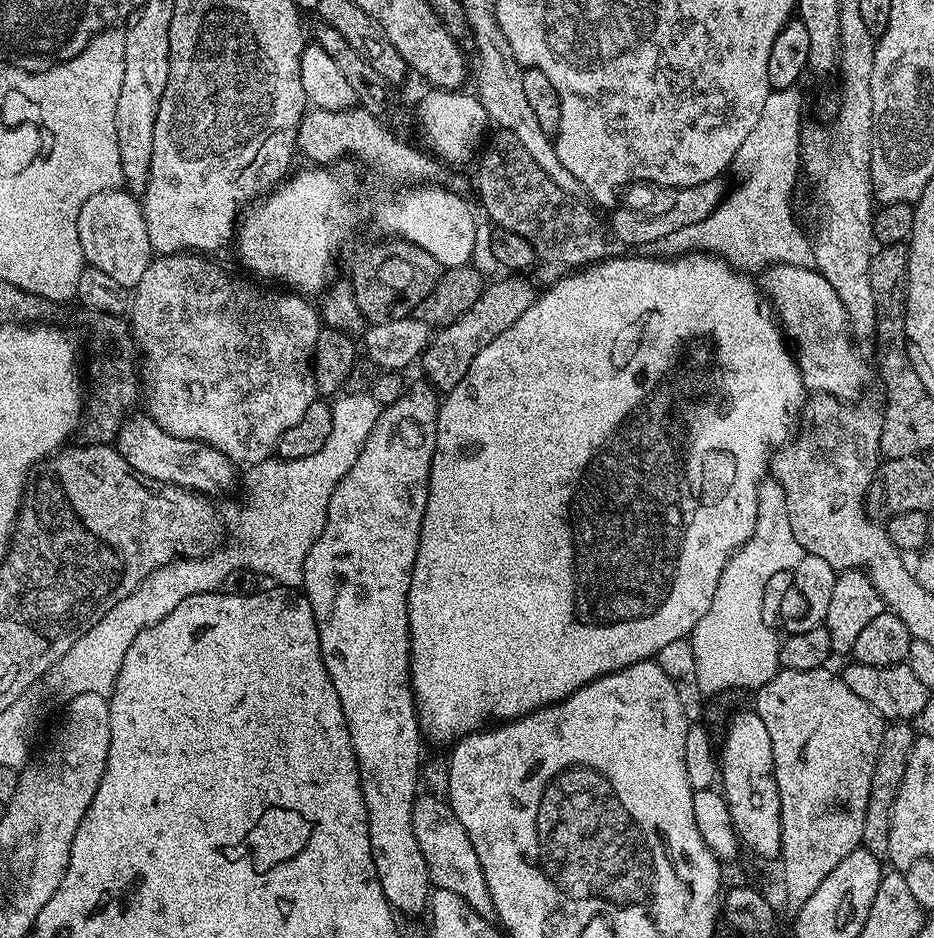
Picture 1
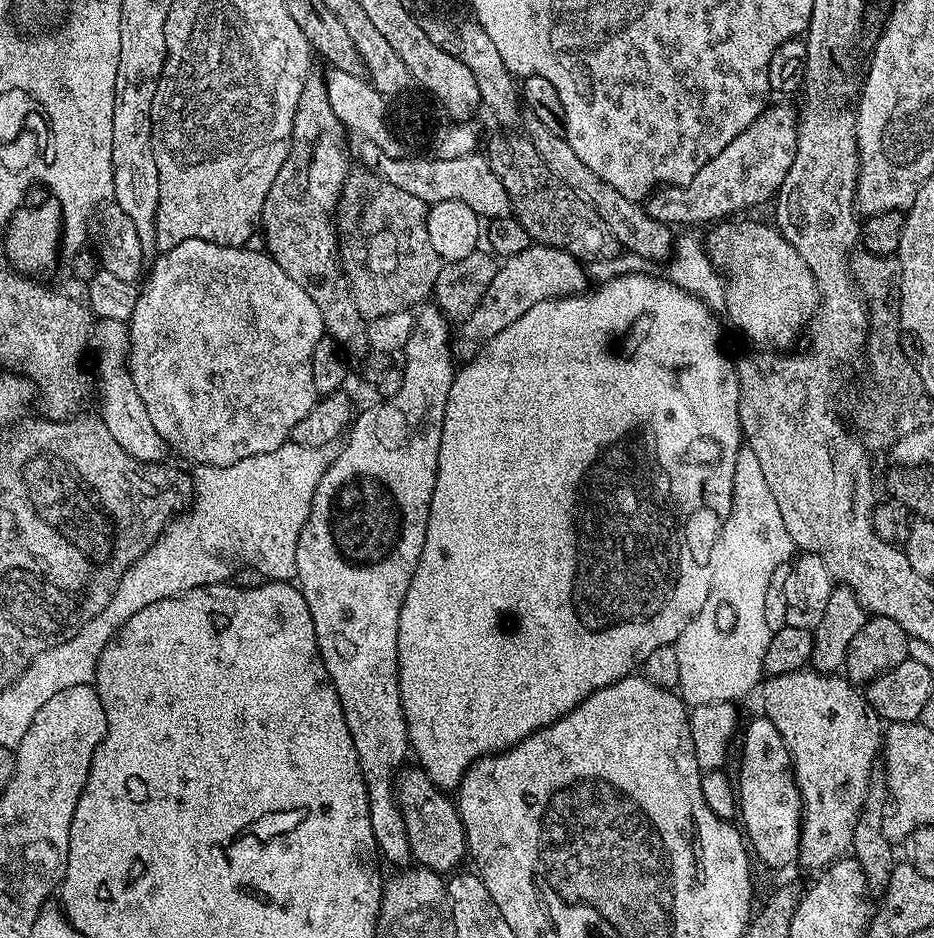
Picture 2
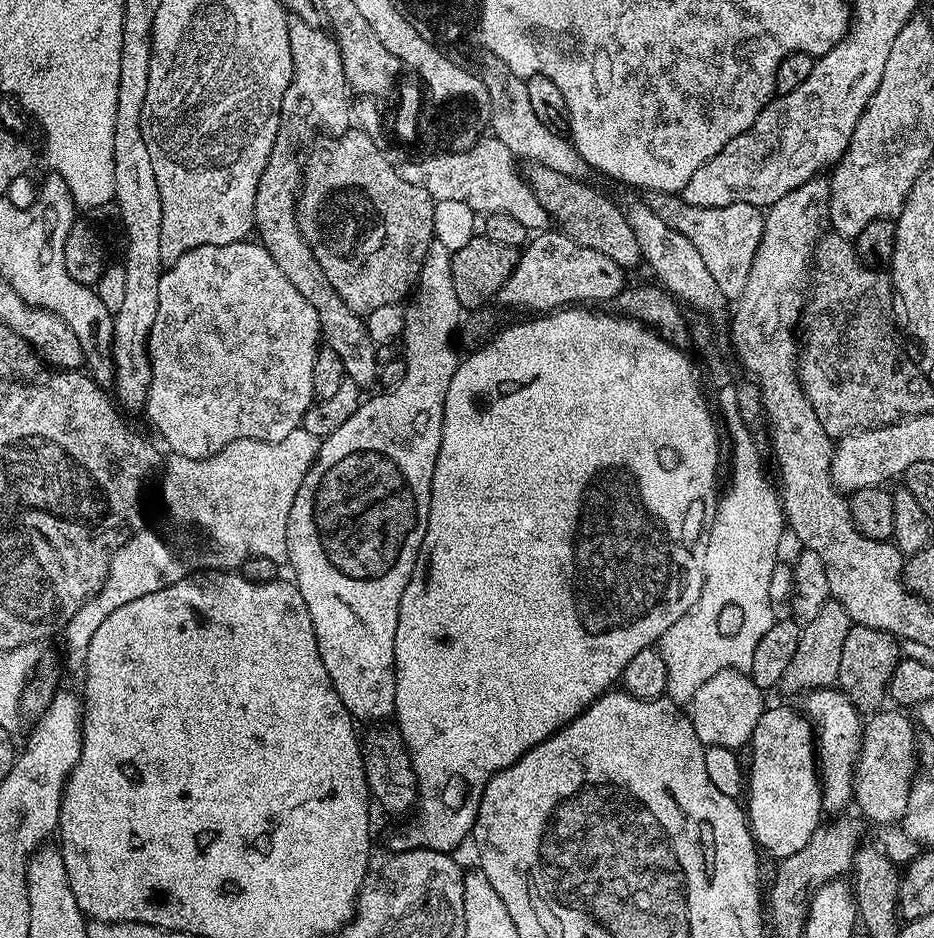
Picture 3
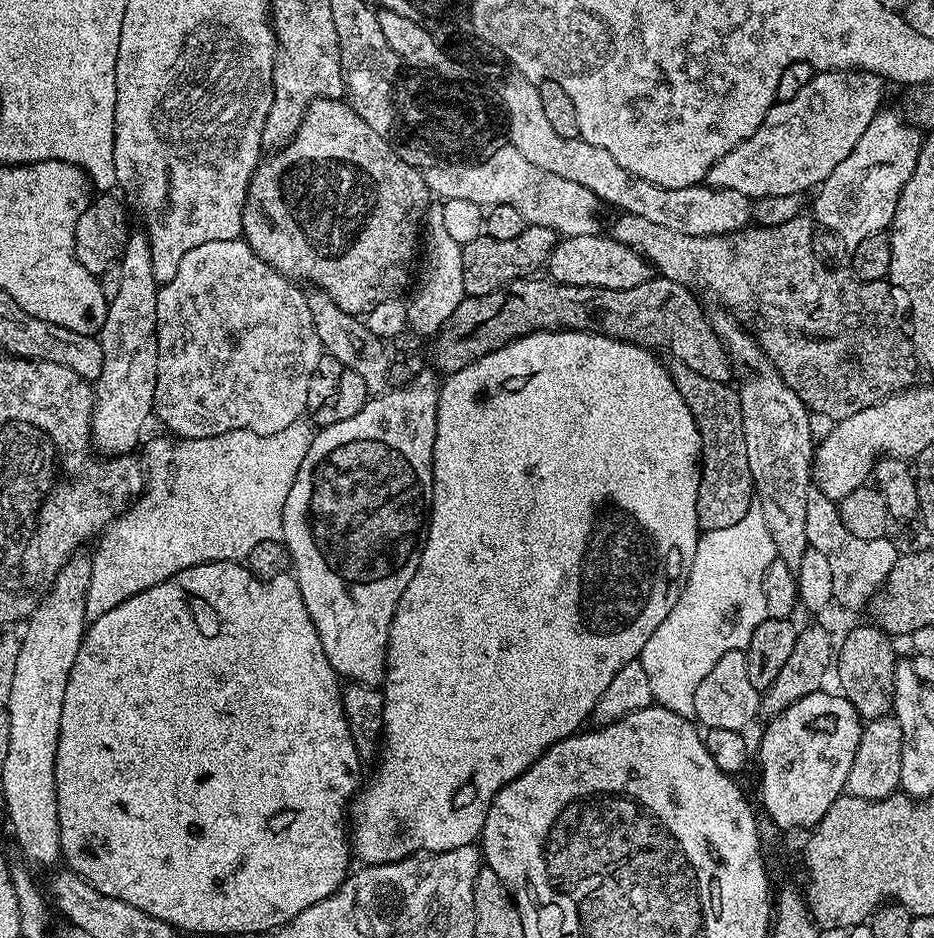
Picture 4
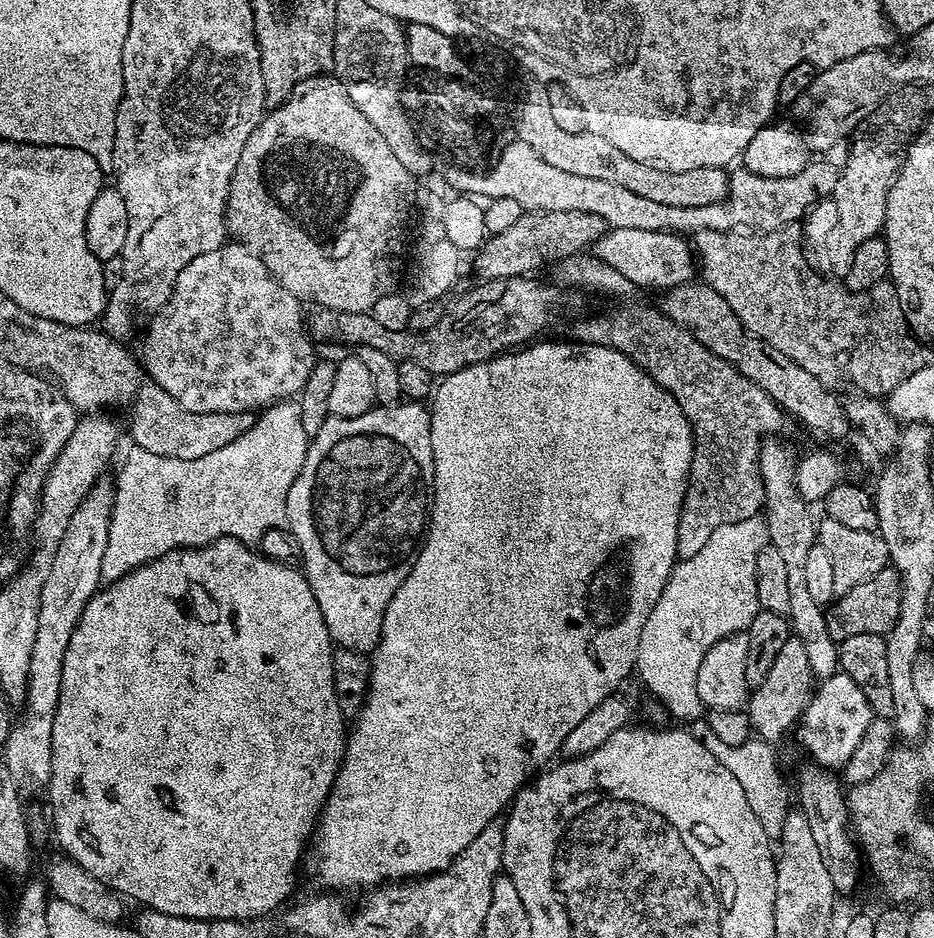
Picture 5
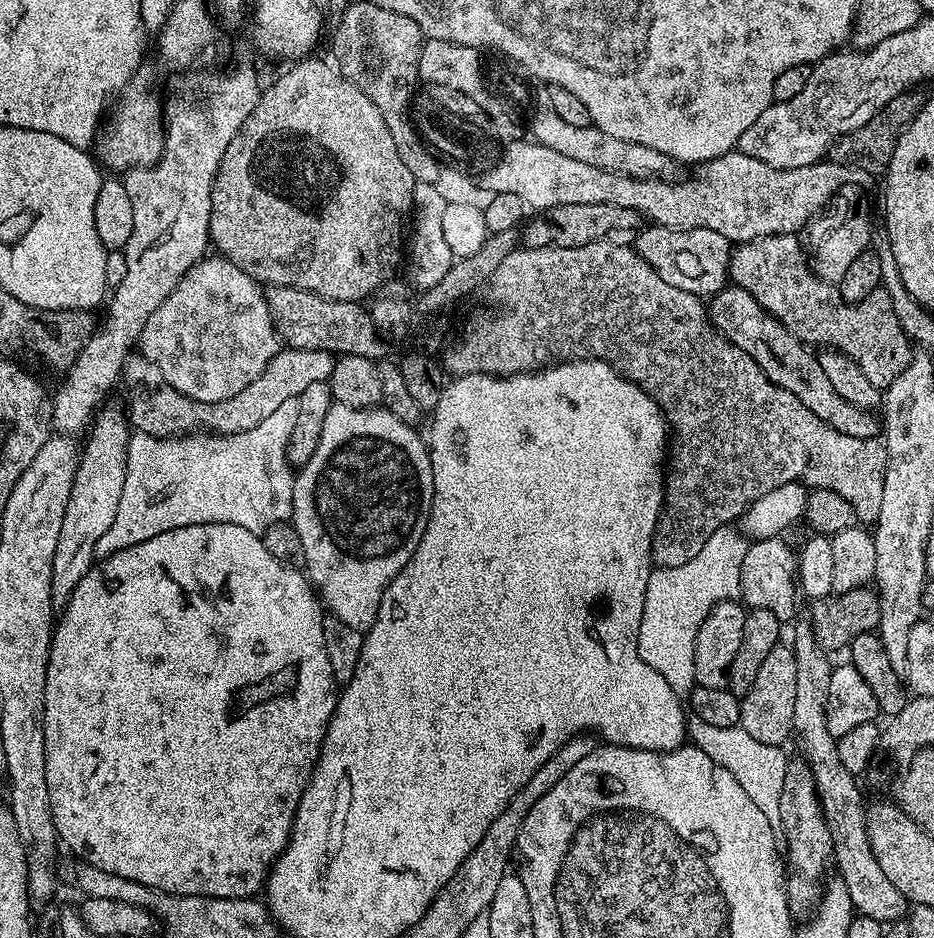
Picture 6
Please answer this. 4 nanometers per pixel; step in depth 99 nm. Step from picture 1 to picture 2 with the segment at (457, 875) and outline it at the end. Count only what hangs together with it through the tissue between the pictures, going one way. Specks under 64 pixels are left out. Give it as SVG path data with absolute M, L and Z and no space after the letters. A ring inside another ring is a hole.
M405 766L399 769L396 773L394 791L396 805L406 826L412 860L421 867L441 874L459 869L463 865L460 863L466 860L466 841L460 812L450 799L449 793L439 788L420 766Z

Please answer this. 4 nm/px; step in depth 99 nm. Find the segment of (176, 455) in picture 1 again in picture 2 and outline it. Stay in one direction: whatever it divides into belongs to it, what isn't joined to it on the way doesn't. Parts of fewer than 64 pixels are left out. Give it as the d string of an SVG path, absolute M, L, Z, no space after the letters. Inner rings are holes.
M101 320L92 329L90 352L96 355L96 372L100 375L100 409L98 415L114 440L130 454L130 458L139 460L142 464L159 464L167 461L170 456L168 444L154 430L150 423L150 413L134 390L134 378L128 369L128 326L125 322Z

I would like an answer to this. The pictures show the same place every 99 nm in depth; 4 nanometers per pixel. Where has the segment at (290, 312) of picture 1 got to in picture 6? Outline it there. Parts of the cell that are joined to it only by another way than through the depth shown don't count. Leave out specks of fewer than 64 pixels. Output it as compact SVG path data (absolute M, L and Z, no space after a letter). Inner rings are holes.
M219 254L198 261L182 277L170 298L146 318L138 341L139 355L154 362L174 390L197 404L234 398L266 370L281 348L265 289Z

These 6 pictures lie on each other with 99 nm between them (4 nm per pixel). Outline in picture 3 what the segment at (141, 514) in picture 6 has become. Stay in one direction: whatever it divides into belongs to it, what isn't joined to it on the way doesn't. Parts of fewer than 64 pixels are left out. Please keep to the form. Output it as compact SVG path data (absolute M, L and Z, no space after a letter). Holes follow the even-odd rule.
M301 426L278 442L235 440L215 456L201 460L169 455L169 460L167 457L162 468L164 508L168 511L168 520L173 530L180 535L180 552L166 537L156 532L141 530L130 537L114 554L104 584L83 604L78 614L70 618L67 628L63 629L64 648L68 651L69 662L76 666L83 665L90 638L94 638L94 630L98 630L98 626L102 626L102 622L106 622L106 618L118 610L118 606L126 606L126 602L134 602L134 598L143 598L145 594L154 594L154 590L162 590L178 582L201 566L212 570L236 570L252 556L270 558L276 565L283 565L288 559L286 526L290 506L294 506L294 494L298 494L302 478L306 478L310 466L316 460L320 441L321 437L310 434L310 430Z

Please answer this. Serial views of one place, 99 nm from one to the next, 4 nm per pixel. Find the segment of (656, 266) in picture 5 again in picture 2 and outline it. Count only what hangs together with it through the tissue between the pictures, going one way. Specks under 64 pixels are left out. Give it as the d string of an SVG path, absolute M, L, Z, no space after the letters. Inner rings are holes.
M535 242L521 253L505 257L474 313L461 323L463 336L468 343L481 345L492 340L538 303L585 293L589 284L584 269L585 265L568 251Z

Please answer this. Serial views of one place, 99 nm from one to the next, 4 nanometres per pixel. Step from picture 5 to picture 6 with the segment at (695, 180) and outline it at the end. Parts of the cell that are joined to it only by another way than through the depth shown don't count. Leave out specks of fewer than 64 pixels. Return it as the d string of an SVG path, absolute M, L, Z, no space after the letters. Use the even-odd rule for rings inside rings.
M540 86L536 92L536 109L530 112L530 136L542 146L550 146L550 150L558 150L558 154L566 154L566 158L574 158L577 162L586 162L586 166L598 166L602 170L620 172L624 176L634 178L672 178L675 177L677 161L658 150L650 150L650 146L642 146L634 142L622 142L618 138L610 138L602 130L591 126L569 126L563 118L558 118L550 103L547 87Z

